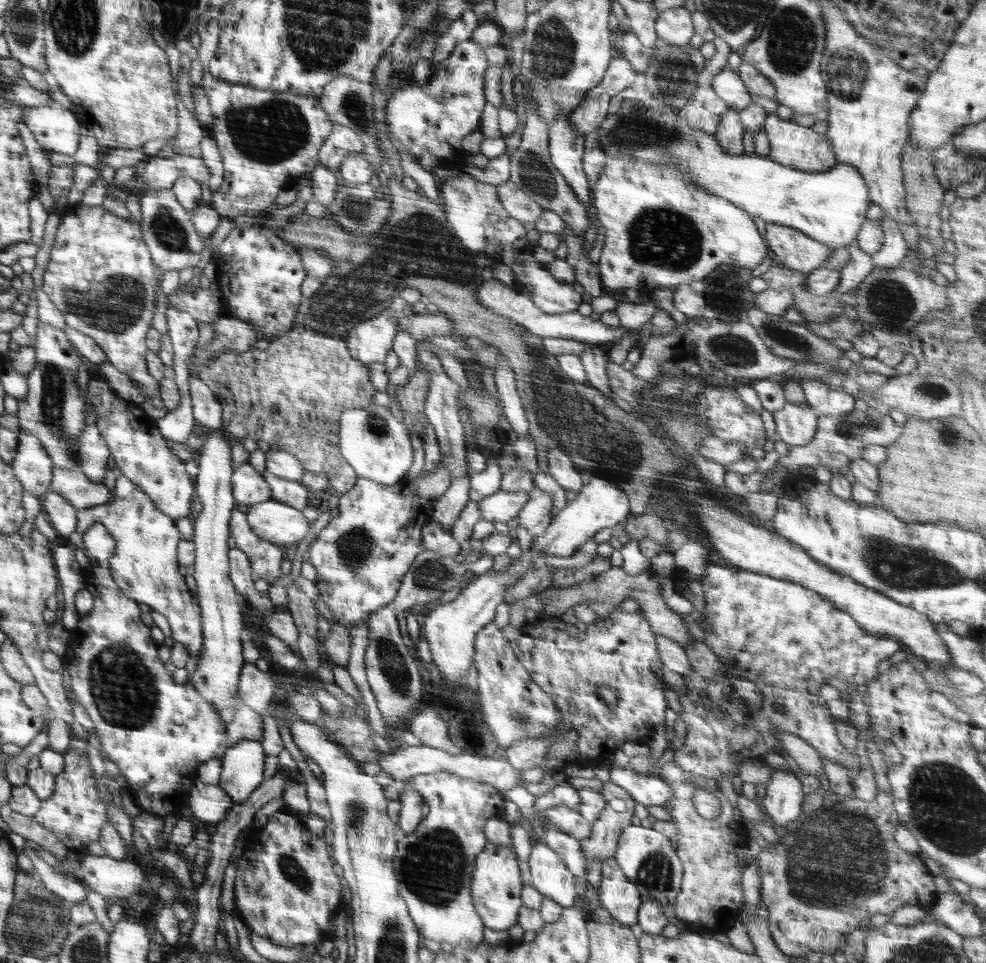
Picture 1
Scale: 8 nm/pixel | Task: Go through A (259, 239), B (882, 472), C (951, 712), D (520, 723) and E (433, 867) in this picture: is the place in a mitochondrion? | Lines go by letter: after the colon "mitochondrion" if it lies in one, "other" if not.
A: other
B: other
C: other
D: mitochondrion
E: mitochondrion

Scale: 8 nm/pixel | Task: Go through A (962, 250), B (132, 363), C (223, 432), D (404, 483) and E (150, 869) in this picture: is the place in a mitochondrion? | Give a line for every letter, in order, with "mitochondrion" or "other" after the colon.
A: other
B: other
C: other
D: other
E: other

